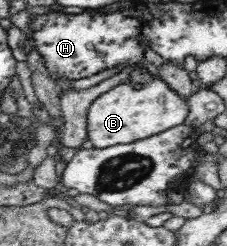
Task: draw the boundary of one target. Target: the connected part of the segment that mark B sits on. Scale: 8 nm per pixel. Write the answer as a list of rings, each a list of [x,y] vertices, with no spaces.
[[[146,76],[150,81],[140,86],[121,83],[93,101],[87,112],[88,140],[94,148],[108,148],[150,138],[185,122],[189,105],[172,91],[160,77]]]

